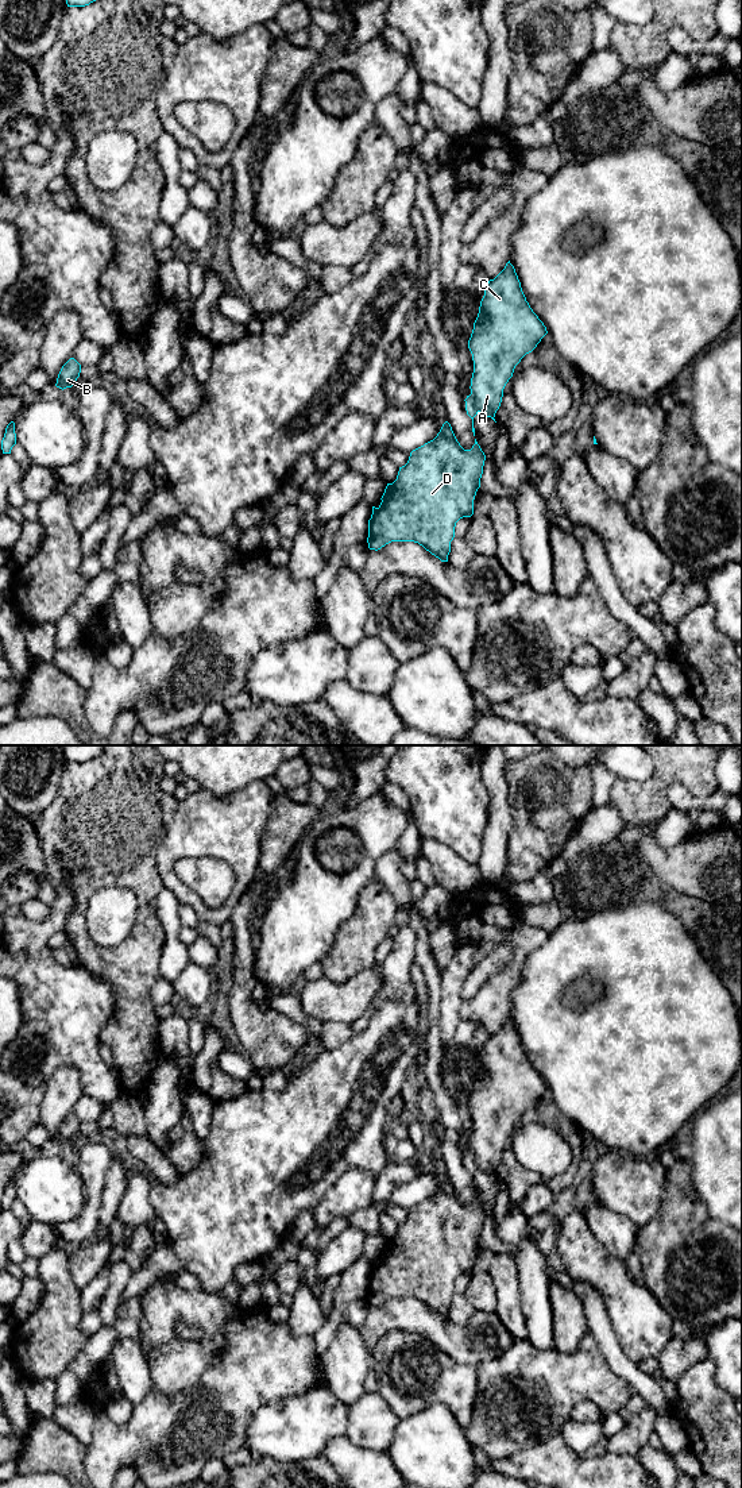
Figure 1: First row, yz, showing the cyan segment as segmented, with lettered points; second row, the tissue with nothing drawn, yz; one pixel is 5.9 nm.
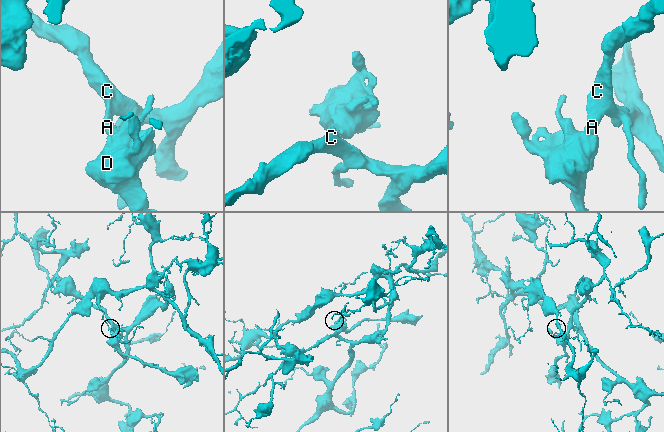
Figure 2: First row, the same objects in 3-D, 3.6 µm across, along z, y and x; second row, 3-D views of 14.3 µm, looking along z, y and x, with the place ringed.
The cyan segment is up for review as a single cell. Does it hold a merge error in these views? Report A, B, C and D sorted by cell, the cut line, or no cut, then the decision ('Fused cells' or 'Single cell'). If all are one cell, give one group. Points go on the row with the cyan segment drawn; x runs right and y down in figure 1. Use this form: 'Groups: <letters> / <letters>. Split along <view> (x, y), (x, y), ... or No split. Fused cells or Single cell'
Groups: A B C D. No split. Single cell

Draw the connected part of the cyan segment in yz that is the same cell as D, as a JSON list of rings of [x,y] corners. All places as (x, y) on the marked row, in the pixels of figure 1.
[[[445,421],[433,440],[410,452],[407,463],[399,467],[397,479],[387,483],[380,505],[378,508],[372,506],[372,514],[368,520],[368,548],[378,551],[391,541],[414,541],[441,562],[448,562],[456,523],[474,514],[474,500],[480,487],[484,460],[486,455],[476,439],[471,450],[464,450],[457,442],[451,424]]]

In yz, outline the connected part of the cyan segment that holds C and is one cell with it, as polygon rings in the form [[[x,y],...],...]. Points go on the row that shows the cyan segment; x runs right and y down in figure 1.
[[[510,261],[506,263],[505,269],[494,278],[490,280],[484,296],[480,301],[479,313],[474,323],[474,329],[468,340],[468,348],[472,354],[474,361],[474,373],[471,378],[471,394],[467,396],[465,410],[467,415],[472,419],[472,432],[475,436],[474,417],[480,412],[482,415],[491,417],[495,421],[495,413],[501,406],[503,389],[509,379],[513,377],[515,366],[521,359],[532,352],[541,339],[548,334],[546,327],[533,312],[526,297],[522,292],[521,282],[515,273],[514,266]]]

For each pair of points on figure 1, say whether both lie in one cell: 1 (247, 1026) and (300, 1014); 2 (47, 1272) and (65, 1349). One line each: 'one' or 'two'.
1: two
2: one

